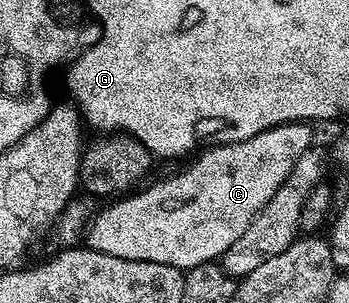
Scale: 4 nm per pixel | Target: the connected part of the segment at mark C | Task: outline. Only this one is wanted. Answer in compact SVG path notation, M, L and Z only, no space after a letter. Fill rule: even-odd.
M309 122L282 123L279 127L256 133L256 137L248 137L248 141L207 146L199 159L189 160L190 167L151 187L143 186L125 197L115 198L111 207L104 208L99 215L97 212L84 232L85 246L92 251L108 253L108 257L124 257L124 261L152 261L183 269L221 260L228 247L284 185L300 155L315 142L310 127Z

